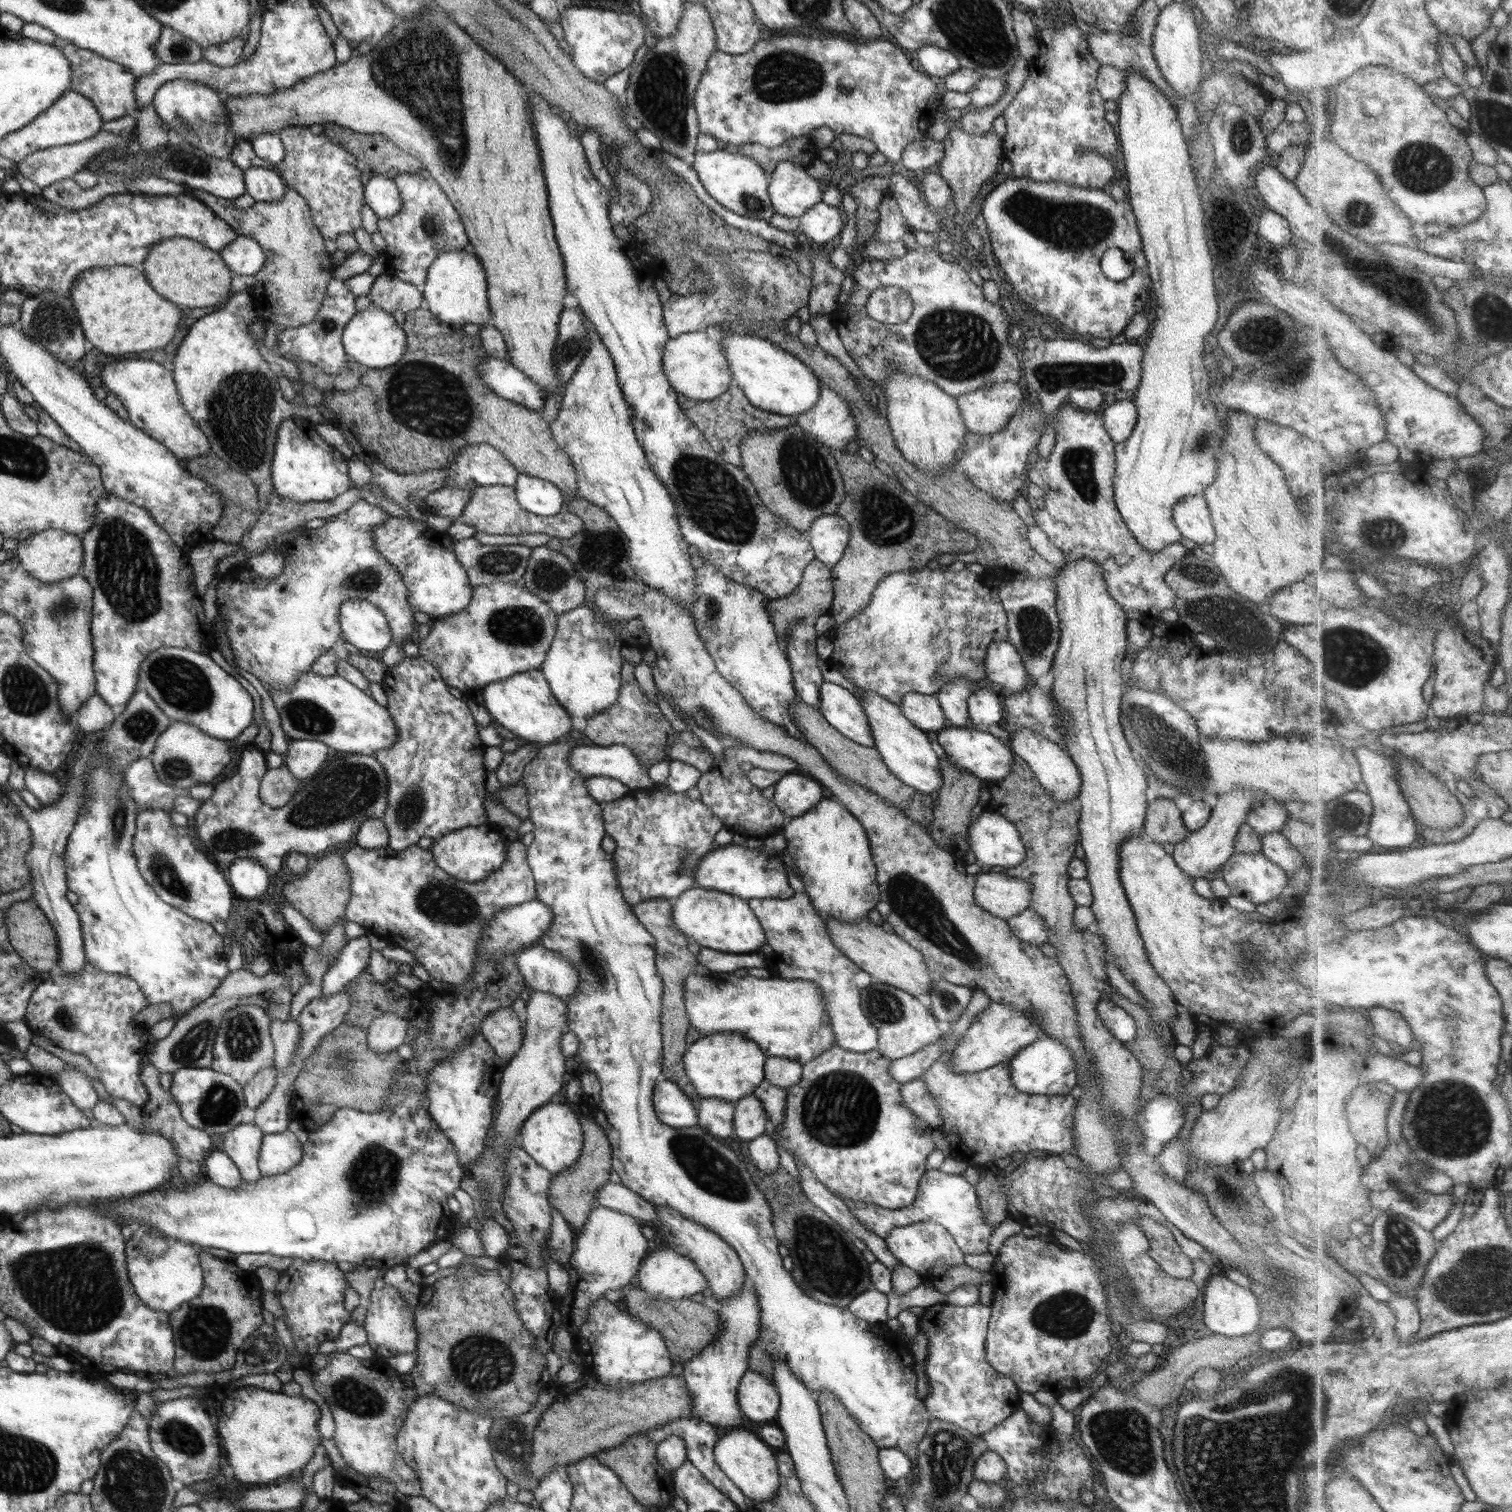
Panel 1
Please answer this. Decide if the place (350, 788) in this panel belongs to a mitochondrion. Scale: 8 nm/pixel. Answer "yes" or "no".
yes

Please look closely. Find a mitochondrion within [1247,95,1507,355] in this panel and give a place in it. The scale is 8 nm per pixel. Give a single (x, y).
(1388, 280)

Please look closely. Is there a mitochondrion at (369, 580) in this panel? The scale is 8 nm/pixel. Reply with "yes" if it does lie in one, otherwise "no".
yes

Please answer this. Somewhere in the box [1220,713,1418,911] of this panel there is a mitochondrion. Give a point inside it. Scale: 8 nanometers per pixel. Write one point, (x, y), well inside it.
(1346, 814)

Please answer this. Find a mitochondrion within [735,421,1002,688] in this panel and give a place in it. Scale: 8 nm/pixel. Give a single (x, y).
(805, 481)

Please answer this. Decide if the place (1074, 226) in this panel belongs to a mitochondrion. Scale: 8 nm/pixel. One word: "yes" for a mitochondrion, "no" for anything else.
yes

